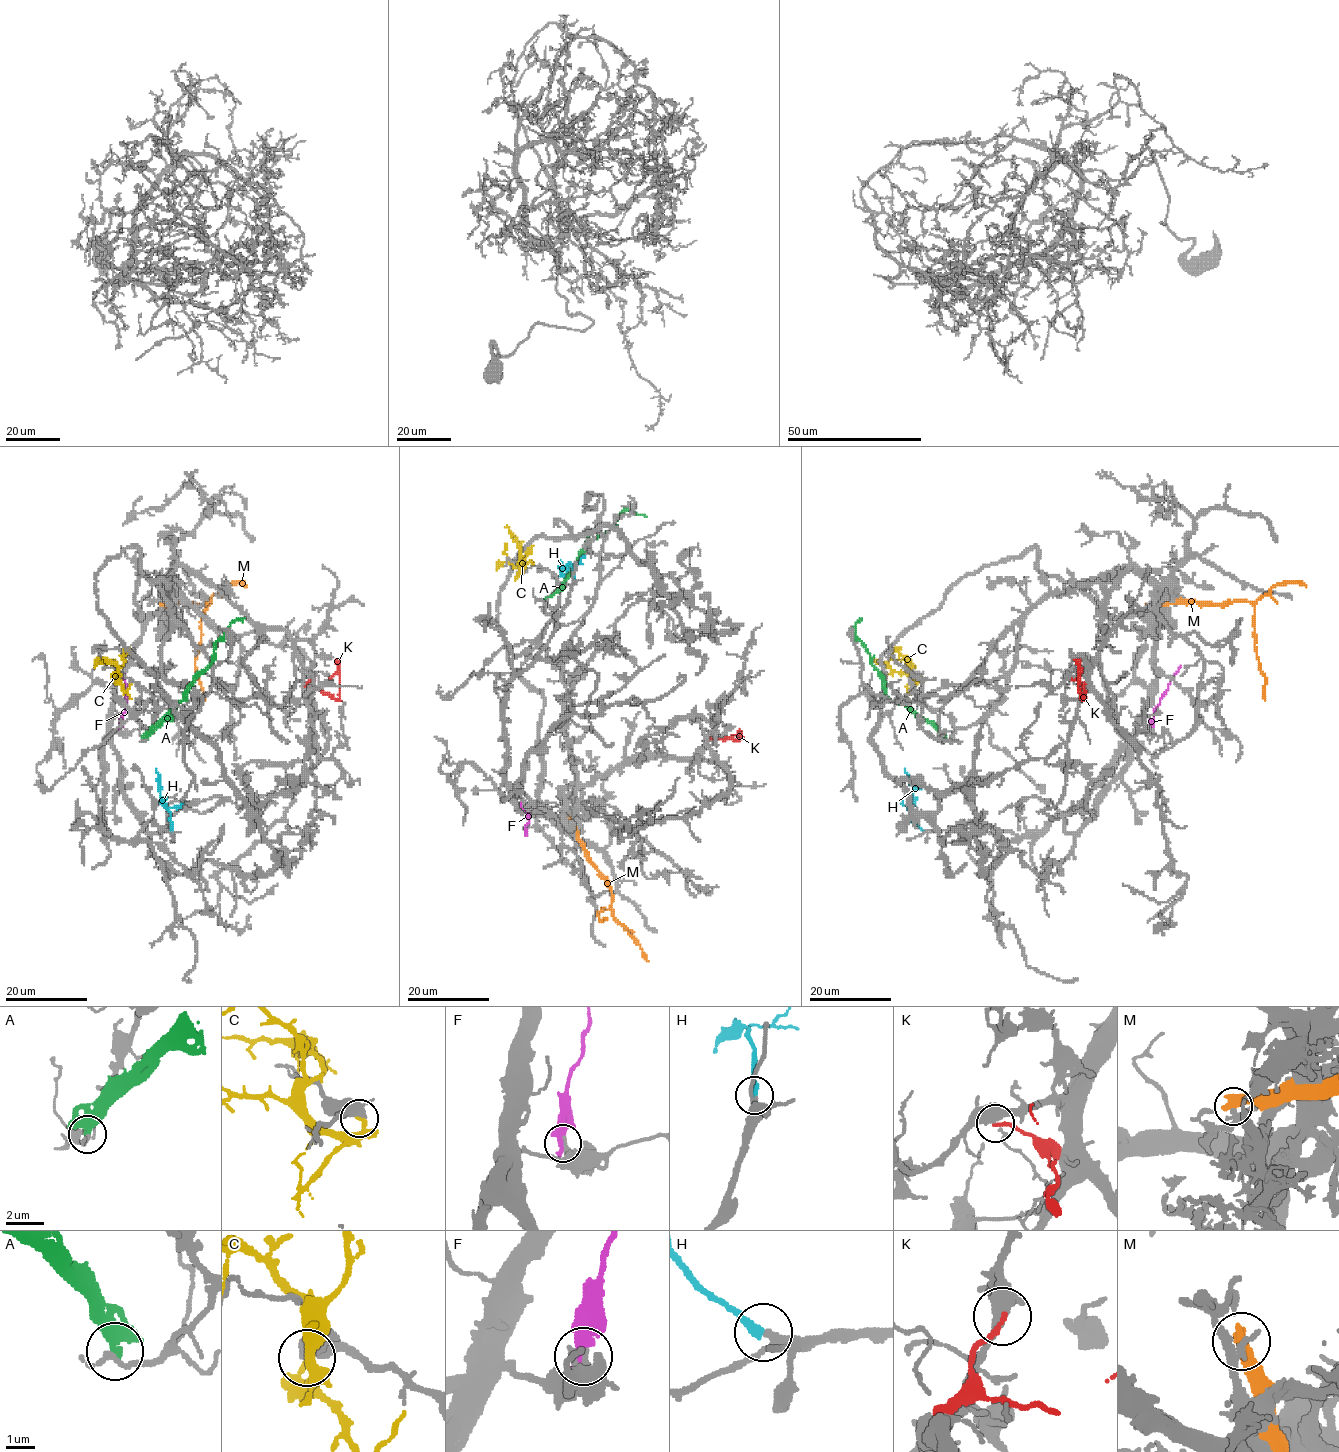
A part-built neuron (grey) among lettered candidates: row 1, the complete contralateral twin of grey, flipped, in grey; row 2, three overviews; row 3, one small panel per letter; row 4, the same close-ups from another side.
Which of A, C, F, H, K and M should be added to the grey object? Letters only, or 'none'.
H

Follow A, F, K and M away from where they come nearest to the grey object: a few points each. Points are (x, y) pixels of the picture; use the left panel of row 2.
A: (146, 739), (185, 696), (192, 680), (209, 665), (213, 646), (229, 625), (244, 618)
F: (120, 730), (126, 703), (123, 666)
K: (314, 678), (310, 680), (312, 685), (338, 700), (336, 659)
M: (161, 607), (210, 601), (202, 622), (201, 648), (195, 661), (204, 700)

